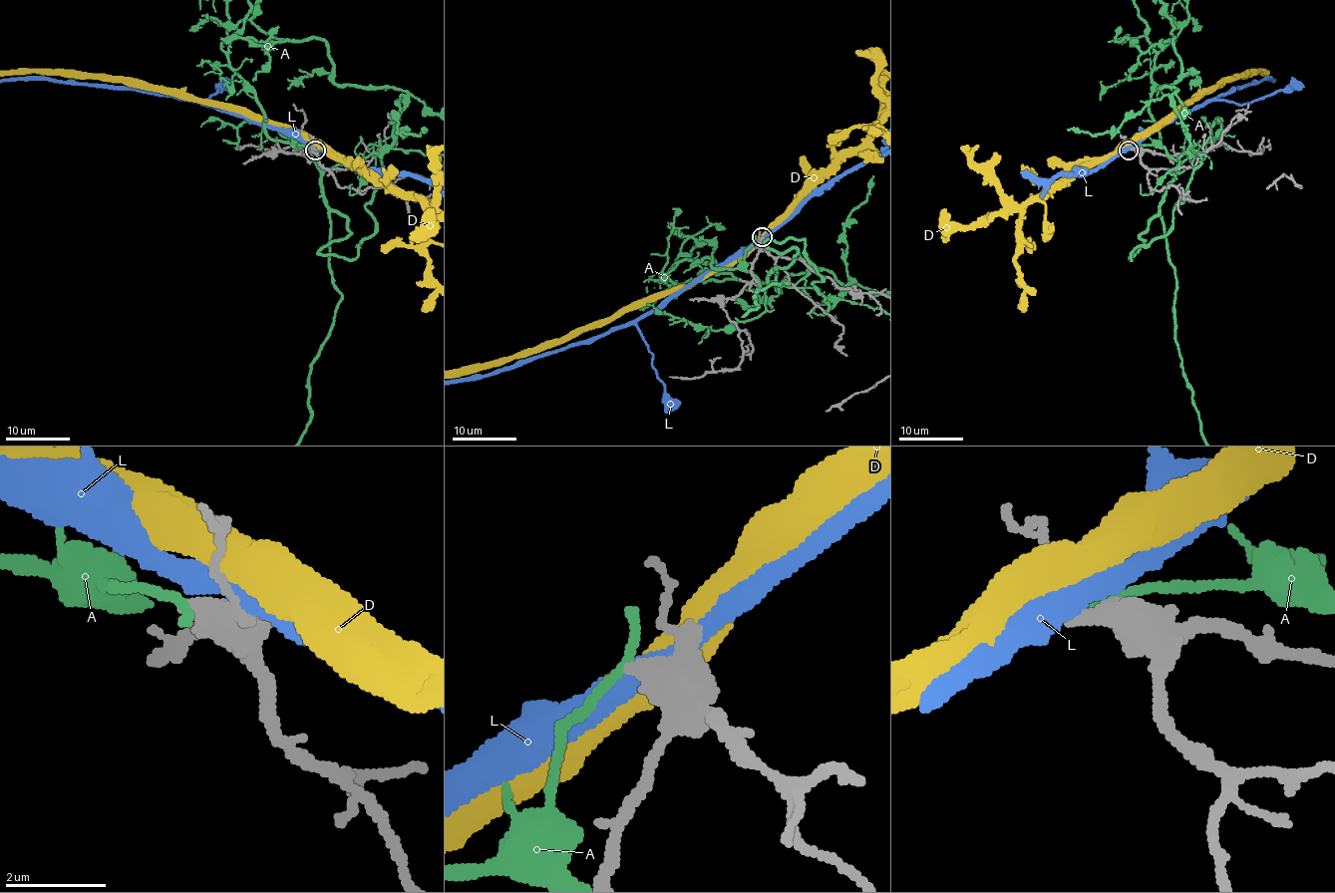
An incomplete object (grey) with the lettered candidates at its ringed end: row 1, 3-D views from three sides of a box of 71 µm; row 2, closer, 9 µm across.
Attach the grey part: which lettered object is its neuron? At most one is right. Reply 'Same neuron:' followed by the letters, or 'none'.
Same neuron: none

